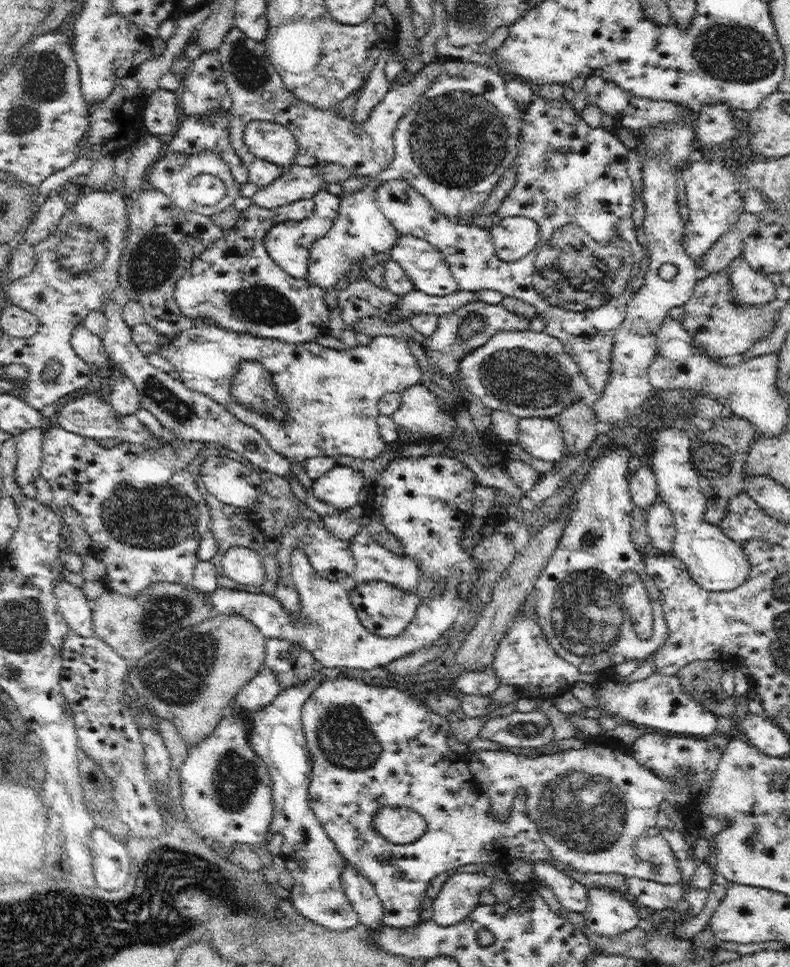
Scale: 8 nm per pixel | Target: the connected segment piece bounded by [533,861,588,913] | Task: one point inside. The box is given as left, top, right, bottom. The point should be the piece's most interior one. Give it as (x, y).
(572, 895)

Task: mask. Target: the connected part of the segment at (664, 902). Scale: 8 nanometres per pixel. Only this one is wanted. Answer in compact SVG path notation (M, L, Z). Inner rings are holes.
M635 876L625 878L628 884L629 896L633 896L640 905L647 907L652 911L662 911L665 909L674 909L677 902L684 892L684 883L678 884L660 884L653 880L646 880Z

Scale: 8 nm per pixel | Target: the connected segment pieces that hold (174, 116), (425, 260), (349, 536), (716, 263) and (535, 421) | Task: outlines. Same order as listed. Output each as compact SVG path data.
M158 88L146 101L141 110L144 128L153 135L174 133L179 127L179 92Z
M401 236L389 252L406 271L414 288L434 296L446 296L458 290L448 261L438 247L426 240Z
M363 502L353 508L343 510L340 514L326 514L320 519L325 527L336 537L350 545L354 536L358 536L364 529L360 524L360 518L365 515Z
M743 211L728 234L723 235L700 258L698 276L706 278L722 272L737 257L742 255L743 244L759 226L760 216Z
M532 416L519 419L516 443L540 460L559 463L568 452L560 423L553 417Z

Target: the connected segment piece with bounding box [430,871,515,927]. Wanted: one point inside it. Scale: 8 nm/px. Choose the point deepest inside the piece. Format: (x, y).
(459, 895)

